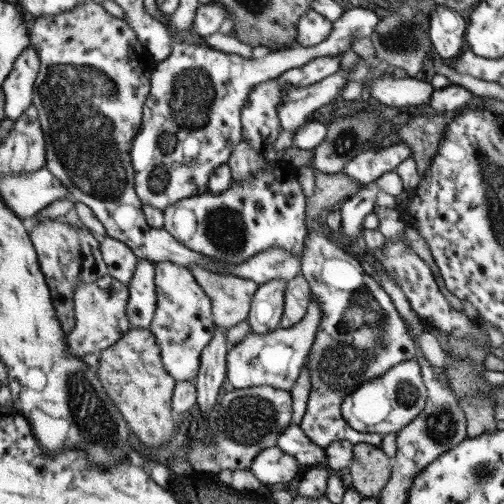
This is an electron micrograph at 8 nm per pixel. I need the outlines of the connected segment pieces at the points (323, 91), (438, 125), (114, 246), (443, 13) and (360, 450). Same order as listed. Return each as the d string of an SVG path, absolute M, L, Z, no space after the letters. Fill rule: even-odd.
M336 73L327 76L320 80L320 82L315 82L314 84L309 84L308 86L292 86L291 84L286 84L284 86L285 96L282 97L280 104L276 106L276 111L278 113L278 119L280 119L280 126L282 132L280 136L274 142L274 146L268 149L264 157L268 161L282 160L286 149L293 144L294 133L299 130L299 127L307 122L310 116L316 111L324 110L329 107L334 101L338 101L338 96L340 94L341 88L347 83L347 78L345 74Z
M445 113L434 116L422 115L402 124L399 138L411 146L411 156L416 161L422 179L437 153L445 128L453 117L454 114Z
M107 237L100 242L100 251L107 267L107 275L129 286L134 276L138 259L128 245Z
M440 6L431 10L431 20L428 23L428 34L435 52L441 58L456 58L466 49L466 20L458 11Z
M355 444L349 467L353 488L362 497L379 496L391 477L392 466L392 459L382 450L381 445Z

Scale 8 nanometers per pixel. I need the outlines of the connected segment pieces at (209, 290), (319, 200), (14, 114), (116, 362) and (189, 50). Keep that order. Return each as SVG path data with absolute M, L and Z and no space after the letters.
M190 266L189 270L210 298L216 326L227 330L247 320L254 294L258 290L257 282L234 275L212 273L200 266Z
M314 169L314 193L307 199L305 220L317 220L320 212L332 210L334 204L340 204L346 196L357 193L362 184L343 172L326 174Z
M30 43L20 53L13 64L13 69L3 84L5 96L4 112L6 118L16 120L33 104L33 88L40 68L37 48Z
M130 328L120 340L105 348L99 358L99 379L131 432L152 448L168 444L176 425L171 402L177 380L164 370L160 345L151 330Z
M350 7L347 11L342 13L342 16L338 20L334 20L332 23L332 33L330 36L320 44L316 46L298 46L290 48L282 48L278 50L272 50L262 58L258 59L244 59L240 55L235 53L223 53L220 50L211 48L206 43L193 43L189 41L183 41L182 39L173 39L171 37L171 53L168 55L168 58L156 63L156 68L152 71L151 74L151 89L149 90L149 95L145 100L143 106L143 117L141 122L141 129L136 133L136 136L133 140L133 145L131 148L131 160L132 166L134 169L134 184L135 191L138 195L138 198L142 201L143 205L150 205L157 209L165 209L167 206L182 200L183 198L188 198L194 196L195 194L203 193L208 190L207 184L209 183L209 178L211 174L215 172L216 168L220 165L223 165L229 159L230 153L234 150L234 147L241 141L242 136L242 127L241 127L241 110L242 107L247 103L248 93L253 86L259 85L261 82L269 81L270 79L276 79L286 70L291 68L296 68L314 60L315 58L325 57L325 56L336 56L342 55L346 50L351 48L352 42L355 38L369 37L374 33L376 26L381 22L380 16L376 15L375 11L370 9L363 9L361 7Z

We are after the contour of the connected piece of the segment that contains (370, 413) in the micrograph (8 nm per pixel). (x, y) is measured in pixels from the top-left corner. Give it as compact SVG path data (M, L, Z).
M416 359L402 362L380 377L368 380L356 390L345 396L341 404L343 419L354 430L361 433L386 434L398 433L420 414L427 403L427 388Z

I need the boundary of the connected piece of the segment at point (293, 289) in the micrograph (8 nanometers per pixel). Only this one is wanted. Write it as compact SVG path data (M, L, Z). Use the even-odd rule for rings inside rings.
M301 275L286 281L286 294L284 294L284 309L280 327L288 328L289 326L299 323L310 305L312 291L308 281Z

